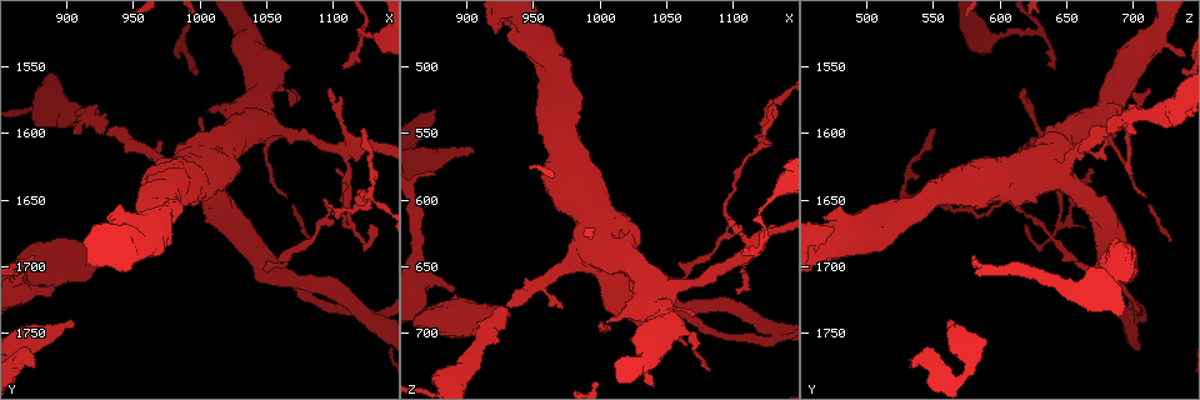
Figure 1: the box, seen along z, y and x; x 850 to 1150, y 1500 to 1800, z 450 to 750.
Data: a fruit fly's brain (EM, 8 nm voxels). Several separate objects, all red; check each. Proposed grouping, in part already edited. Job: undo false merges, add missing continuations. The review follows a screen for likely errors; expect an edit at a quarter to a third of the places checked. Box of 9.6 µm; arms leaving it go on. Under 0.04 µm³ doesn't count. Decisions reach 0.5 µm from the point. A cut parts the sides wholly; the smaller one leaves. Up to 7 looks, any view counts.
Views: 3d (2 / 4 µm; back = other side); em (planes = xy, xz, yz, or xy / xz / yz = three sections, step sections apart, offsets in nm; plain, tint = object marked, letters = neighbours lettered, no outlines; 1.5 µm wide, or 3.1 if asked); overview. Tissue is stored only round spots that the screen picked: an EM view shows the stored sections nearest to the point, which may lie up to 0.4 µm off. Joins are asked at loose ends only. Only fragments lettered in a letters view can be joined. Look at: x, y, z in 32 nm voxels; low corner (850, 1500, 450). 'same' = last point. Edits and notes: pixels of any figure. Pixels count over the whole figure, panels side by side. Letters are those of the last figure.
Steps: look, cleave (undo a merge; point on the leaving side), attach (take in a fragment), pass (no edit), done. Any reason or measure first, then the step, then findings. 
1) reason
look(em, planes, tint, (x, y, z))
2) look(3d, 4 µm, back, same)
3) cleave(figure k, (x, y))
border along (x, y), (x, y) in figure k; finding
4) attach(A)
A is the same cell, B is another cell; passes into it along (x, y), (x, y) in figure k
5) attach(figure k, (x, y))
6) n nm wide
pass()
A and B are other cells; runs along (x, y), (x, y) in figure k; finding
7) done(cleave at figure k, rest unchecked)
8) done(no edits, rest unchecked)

look(em, xy, step 8, letters, (878, 1694, 580))

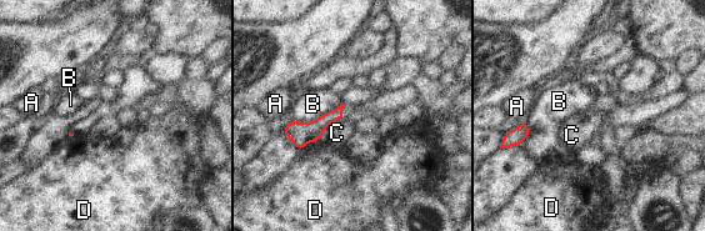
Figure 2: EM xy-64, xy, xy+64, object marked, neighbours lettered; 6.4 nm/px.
pass()
A, B, C and D are other cells; border along (340, 117), (325, 129), (320, 139) in figure 2; no lettered fragment goes on from it

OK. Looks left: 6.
an open end
look(em, xz, step 4, letters, (906, 1742, 566))

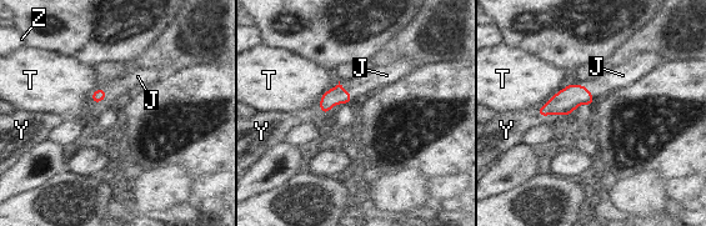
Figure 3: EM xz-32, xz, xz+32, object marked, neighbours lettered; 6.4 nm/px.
look(em, yz, step 8, letters, same)

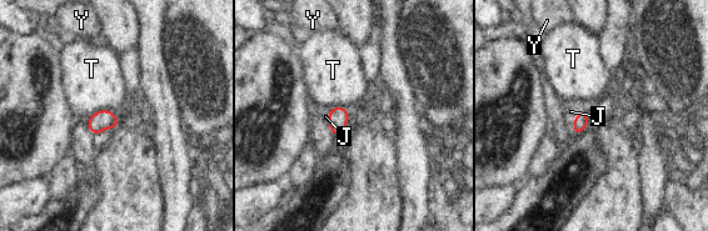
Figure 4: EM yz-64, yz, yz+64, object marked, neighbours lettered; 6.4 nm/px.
T touches over 180 nm
attach(J)
J is the same cell, T and Y are other cells; passes into it along (582, 120), (573, 121), (571, 111) in figure 4; the cell continues

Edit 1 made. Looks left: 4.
thick end
look(em, planes, letters, (1006, 1582, 692))

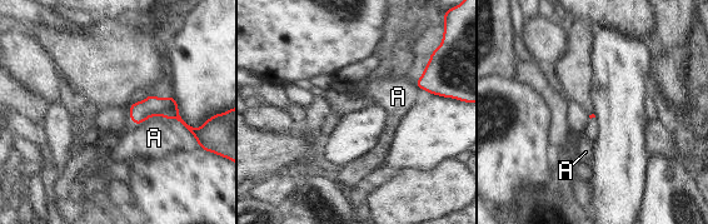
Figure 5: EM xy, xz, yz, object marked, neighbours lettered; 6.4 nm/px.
A touches over 220 nm
pass()
A is another cell; none of them fits

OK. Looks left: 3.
done(attach at figure 4, rest unchecked)

